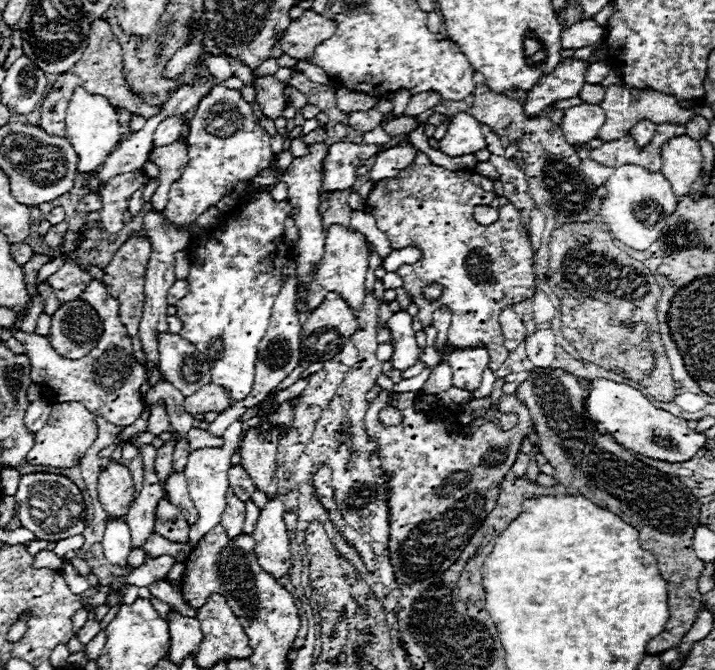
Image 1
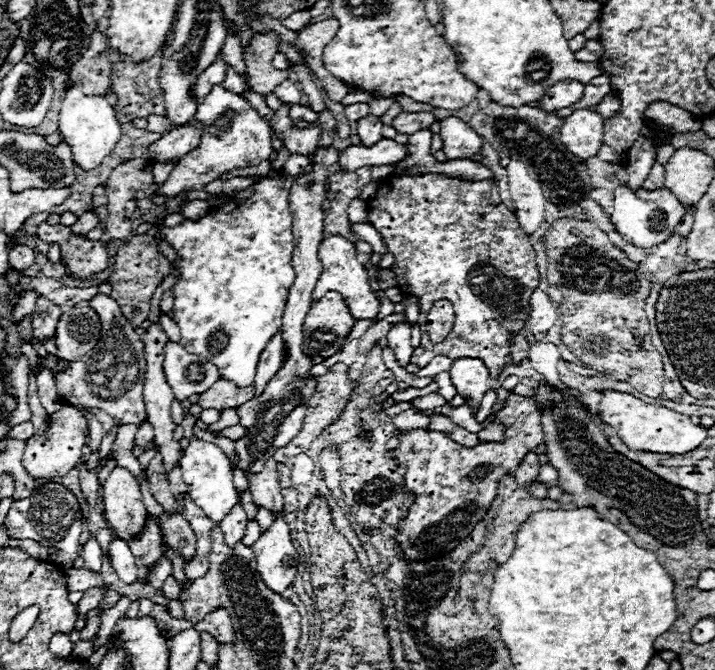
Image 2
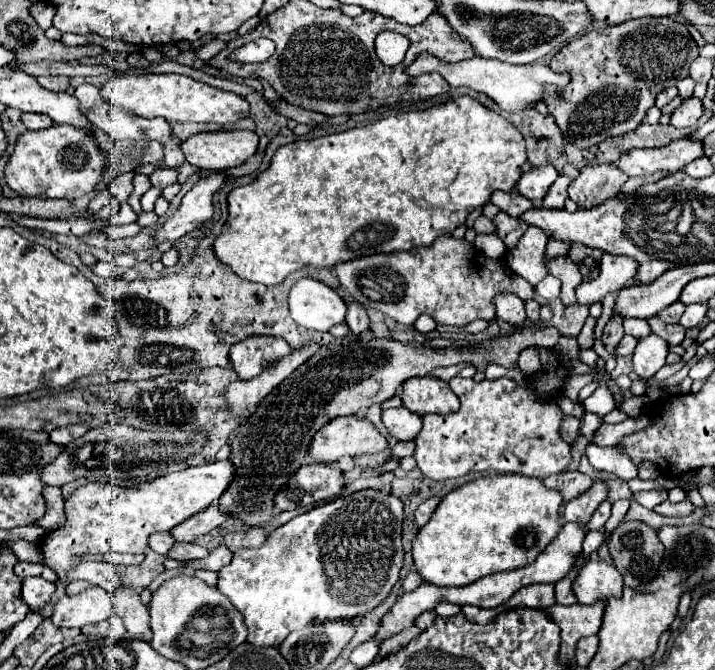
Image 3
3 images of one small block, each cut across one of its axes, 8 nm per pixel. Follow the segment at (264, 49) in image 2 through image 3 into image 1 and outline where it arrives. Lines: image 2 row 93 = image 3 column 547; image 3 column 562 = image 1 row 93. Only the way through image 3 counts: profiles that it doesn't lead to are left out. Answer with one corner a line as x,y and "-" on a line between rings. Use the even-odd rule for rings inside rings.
274,76
258,78
256,80
256,100
262,108
262,114
268,120
276,120
282,116
286,100
292,100
296,108
304,108
308,104
308,98
298,90
298,88
288,88
282,82
278,82

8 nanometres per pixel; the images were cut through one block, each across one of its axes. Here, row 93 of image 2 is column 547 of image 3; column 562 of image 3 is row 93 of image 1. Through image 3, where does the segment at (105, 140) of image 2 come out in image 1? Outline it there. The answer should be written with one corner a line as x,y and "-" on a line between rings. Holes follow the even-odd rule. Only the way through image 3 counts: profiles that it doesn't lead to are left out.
76,88
68,110
66,110
66,138
78,154
78,172
96,172
108,158
108,154
122,140
122,126
118,122
118,112
108,104
104,96
90,96
84,88

